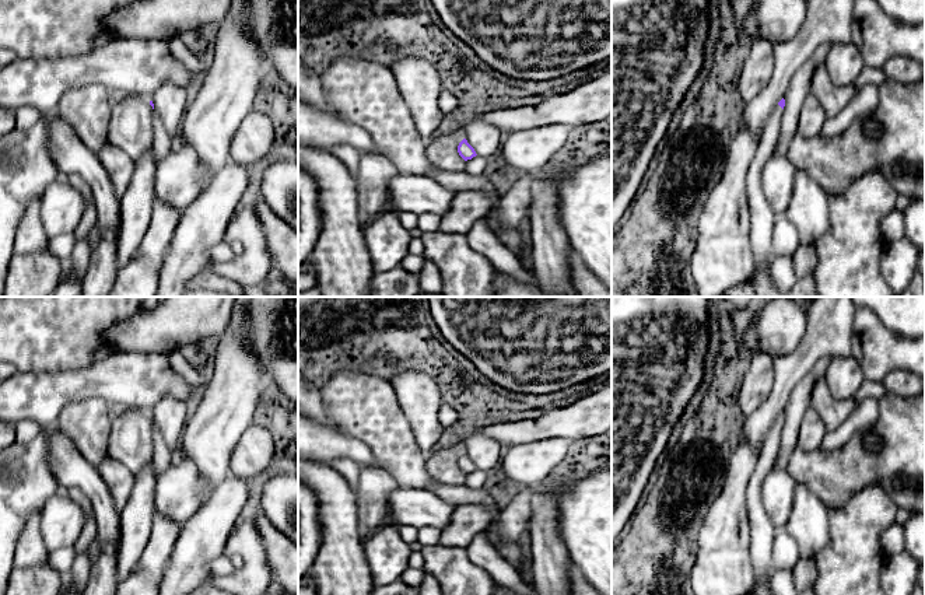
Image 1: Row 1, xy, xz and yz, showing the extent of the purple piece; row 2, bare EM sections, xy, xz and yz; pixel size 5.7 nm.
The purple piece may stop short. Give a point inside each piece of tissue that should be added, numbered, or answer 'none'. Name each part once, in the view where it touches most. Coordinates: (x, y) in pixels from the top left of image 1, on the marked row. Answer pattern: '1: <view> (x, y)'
1: yz (761, 217)

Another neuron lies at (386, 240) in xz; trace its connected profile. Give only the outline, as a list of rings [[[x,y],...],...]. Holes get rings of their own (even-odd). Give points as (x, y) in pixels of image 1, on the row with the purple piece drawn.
[[[388,209],[364,224],[364,241],[376,274],[400,266],[409,253],[411,235],[402,225],[397,211]]]

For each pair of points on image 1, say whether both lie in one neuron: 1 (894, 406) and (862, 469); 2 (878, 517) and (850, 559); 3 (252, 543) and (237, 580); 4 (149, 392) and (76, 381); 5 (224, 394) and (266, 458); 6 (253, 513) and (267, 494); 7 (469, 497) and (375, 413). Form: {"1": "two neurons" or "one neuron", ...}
{"1": "one neuron", "2": "one neuron", "3": "one neuron", "4": "one neuron", "5": "two neurons", "6": "two neurons", "7": "one neuron"}

